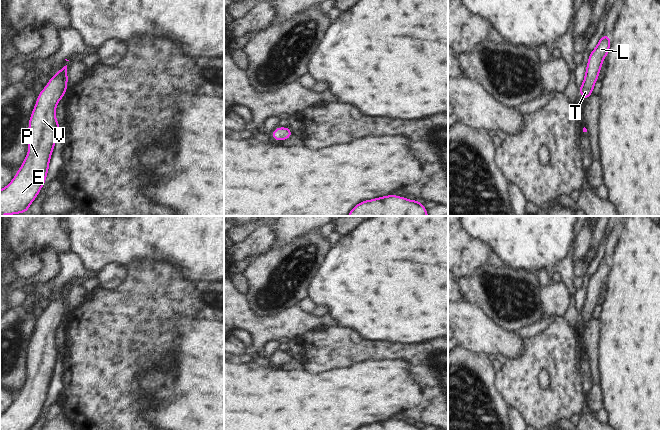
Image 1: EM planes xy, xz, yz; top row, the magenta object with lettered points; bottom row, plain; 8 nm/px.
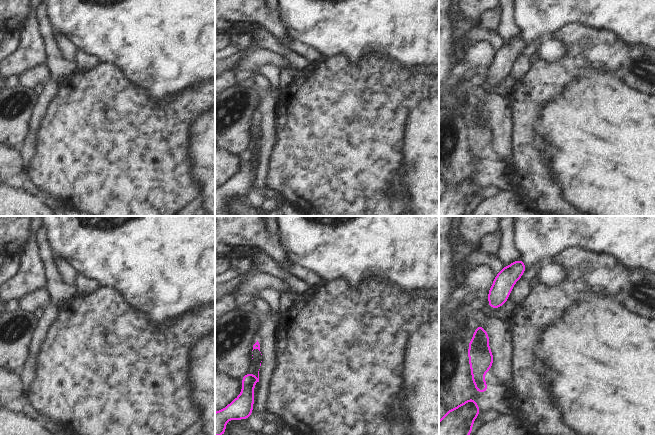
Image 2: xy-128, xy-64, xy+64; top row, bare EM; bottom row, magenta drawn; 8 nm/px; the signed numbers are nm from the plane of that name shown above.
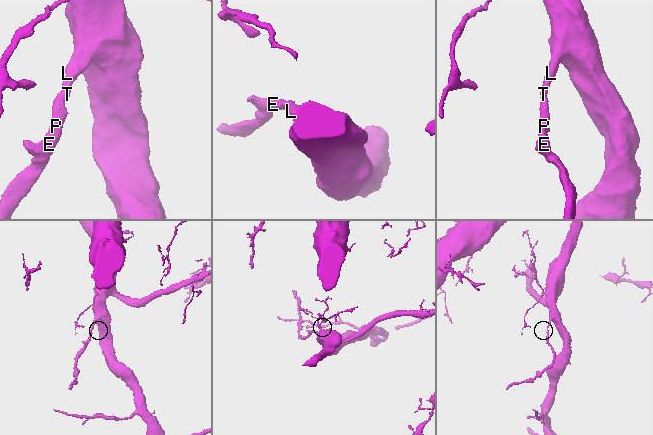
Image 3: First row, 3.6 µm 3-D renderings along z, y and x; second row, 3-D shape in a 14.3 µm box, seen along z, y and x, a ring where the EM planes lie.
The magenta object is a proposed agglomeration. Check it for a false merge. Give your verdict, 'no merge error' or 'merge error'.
no merge error

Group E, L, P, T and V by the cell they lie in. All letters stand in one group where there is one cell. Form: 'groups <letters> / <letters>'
groups E L P T V

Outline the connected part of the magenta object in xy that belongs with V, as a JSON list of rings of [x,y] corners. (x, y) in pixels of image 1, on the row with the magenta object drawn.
[[[67,65],[39,93],[29,122],[29,153],[15,178],[0,191],[0,215],[27,212],[45,182],[57,134],[55,107],[67,88]]]

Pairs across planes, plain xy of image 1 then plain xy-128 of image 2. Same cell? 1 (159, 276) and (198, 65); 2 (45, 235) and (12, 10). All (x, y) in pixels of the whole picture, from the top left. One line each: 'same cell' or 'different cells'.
1: different cells
2: same cell

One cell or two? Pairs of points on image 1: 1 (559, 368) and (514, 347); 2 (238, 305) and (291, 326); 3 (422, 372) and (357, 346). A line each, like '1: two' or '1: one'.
1: two
2: one
3: one

